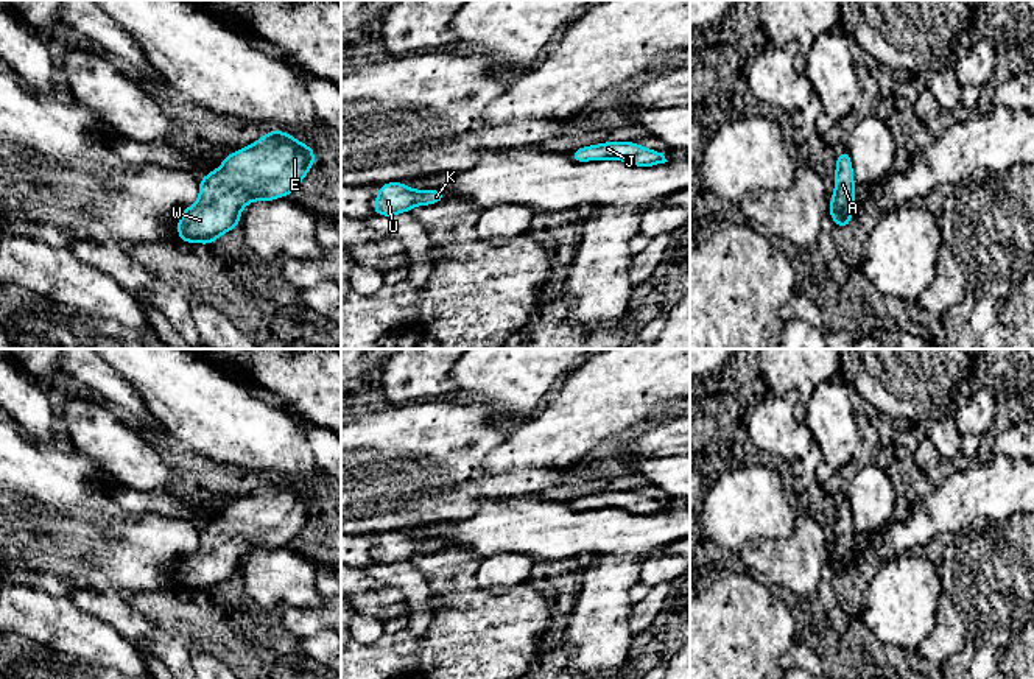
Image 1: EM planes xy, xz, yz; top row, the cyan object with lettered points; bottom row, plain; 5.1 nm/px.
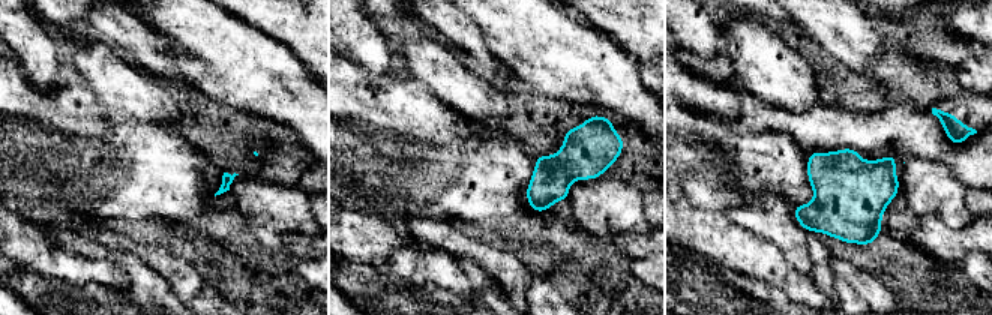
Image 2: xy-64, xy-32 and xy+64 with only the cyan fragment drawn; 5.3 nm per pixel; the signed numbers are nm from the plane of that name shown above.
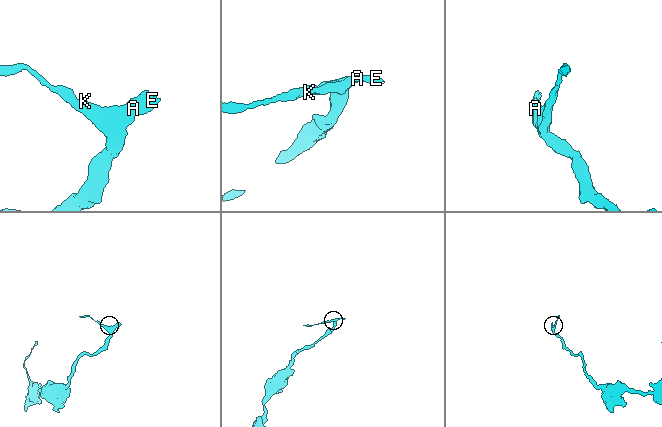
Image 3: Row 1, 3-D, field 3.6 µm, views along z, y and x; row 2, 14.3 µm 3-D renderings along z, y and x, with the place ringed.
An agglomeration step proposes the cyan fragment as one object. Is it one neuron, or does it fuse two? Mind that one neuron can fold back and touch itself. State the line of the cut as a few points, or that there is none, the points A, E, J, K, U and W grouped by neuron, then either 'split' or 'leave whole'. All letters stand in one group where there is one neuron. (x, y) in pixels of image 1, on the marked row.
no cut; A E J K U W; leave whole

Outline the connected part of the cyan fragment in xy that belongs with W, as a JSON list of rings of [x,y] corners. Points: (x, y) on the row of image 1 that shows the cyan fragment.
[[[269,131],[248,148],[234,151],[215,171],[199,179],[199,198],[178,221],[179,241],[215,243],[227,230],[240,226],[241,209],[252,201],[273,201],[288,196],[315,165],[315,151],[301,145],[288,132]]]

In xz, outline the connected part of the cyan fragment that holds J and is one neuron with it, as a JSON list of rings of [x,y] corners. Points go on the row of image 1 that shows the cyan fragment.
[[[604,142],[601,145],[589,145],[570,153],[572,160],[624,160],[635,167],[654,167],[668,162],[660,151],[651,151],[632,142]]]

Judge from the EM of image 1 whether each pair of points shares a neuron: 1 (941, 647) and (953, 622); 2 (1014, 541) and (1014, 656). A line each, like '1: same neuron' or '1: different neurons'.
1: same neuron
2: same neuron

